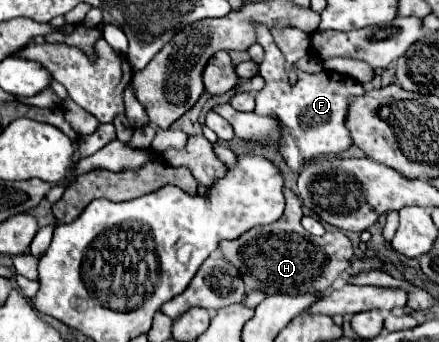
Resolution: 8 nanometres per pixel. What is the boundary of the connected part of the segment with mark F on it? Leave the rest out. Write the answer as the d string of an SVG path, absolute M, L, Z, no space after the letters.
M256 25L256 43L262 45L264 49L264 59L260 63L260 75L264 77L266 85L262 91L256 93L256 113L258 115L270 115L280 121L282 129L282 143L280 153L284 155L288 167L298 171L304 167L310 159L316 159L320 155L336 155L352 145L350 133L344 127L346 113L348 113L348 103L350 97L364 95L364 87L342 73L326 71L318 75L308 75L296 69L298 73L298 83L290 87L286 69L284 69L284 55L276 47L268 27Z

